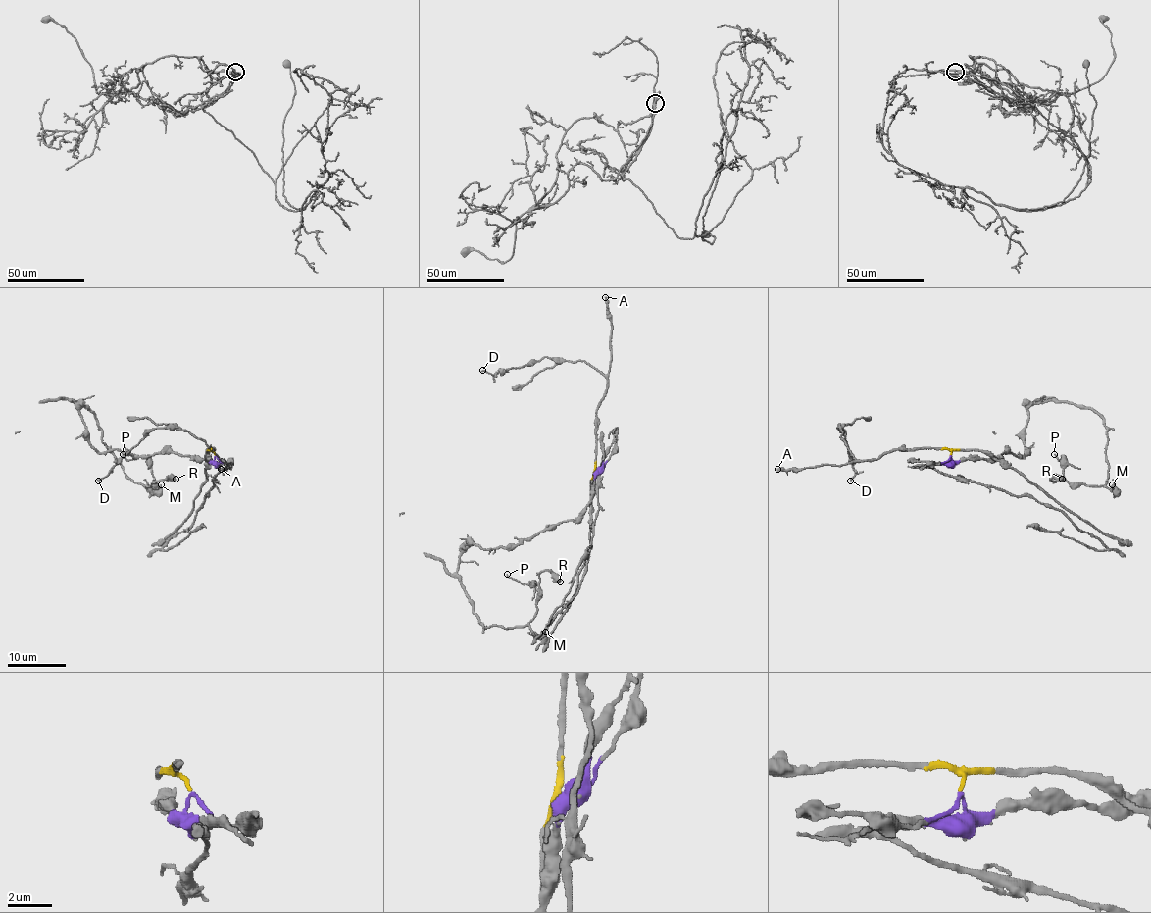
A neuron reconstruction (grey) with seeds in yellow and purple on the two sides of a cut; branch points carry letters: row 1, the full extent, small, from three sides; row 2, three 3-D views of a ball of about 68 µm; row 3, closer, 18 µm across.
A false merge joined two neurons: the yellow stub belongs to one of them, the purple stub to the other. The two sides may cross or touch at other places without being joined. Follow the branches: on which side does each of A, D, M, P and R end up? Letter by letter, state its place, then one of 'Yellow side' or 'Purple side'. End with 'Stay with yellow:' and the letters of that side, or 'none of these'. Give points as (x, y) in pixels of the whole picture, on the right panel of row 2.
A: Place: (777, 469). Yellow side
D: Place: (850, 481). Yellow side
M: Place: (1112, 484). Purple side
P: Place: (1054, 454). Purple side
R: Place: (1062, 479). Purple side
Stay with yellow: A, D

